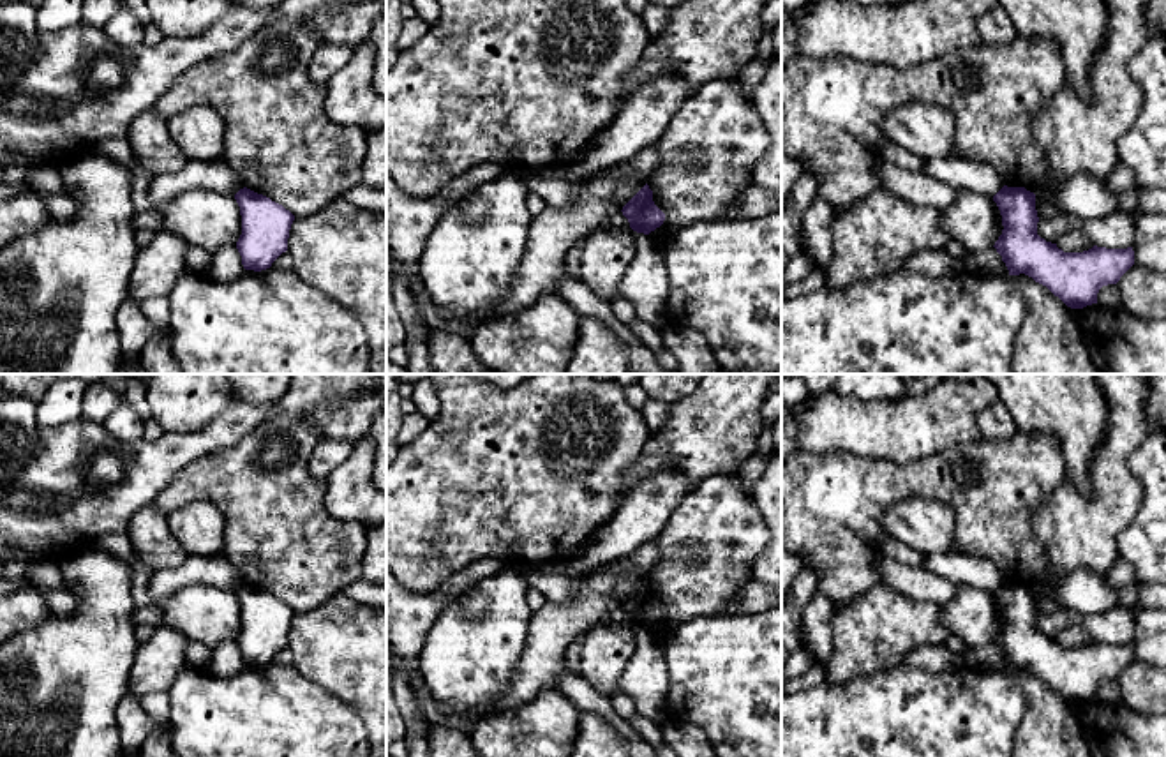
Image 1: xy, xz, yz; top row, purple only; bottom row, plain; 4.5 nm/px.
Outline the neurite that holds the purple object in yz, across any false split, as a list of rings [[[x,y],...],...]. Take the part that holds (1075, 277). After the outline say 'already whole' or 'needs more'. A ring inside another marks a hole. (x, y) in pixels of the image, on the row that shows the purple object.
[[[1004,185],[995,196],[1002,215],[1002,235],[995,242],[1009,275],[1025,274],[1046,286],[1071,309],[1097,304],[1102,286],[1117,284],[1134,265],[1134,251],[1094,245],[1083,252],[1064,252],[1037,235],[1035,194]]] | already whole

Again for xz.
[[[646,184],[624,206],[623,215],[637,233],[649,235],[665,221],[665,214],[654,205],[653,191]]] | already whole

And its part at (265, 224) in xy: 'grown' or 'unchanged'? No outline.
unchanged

